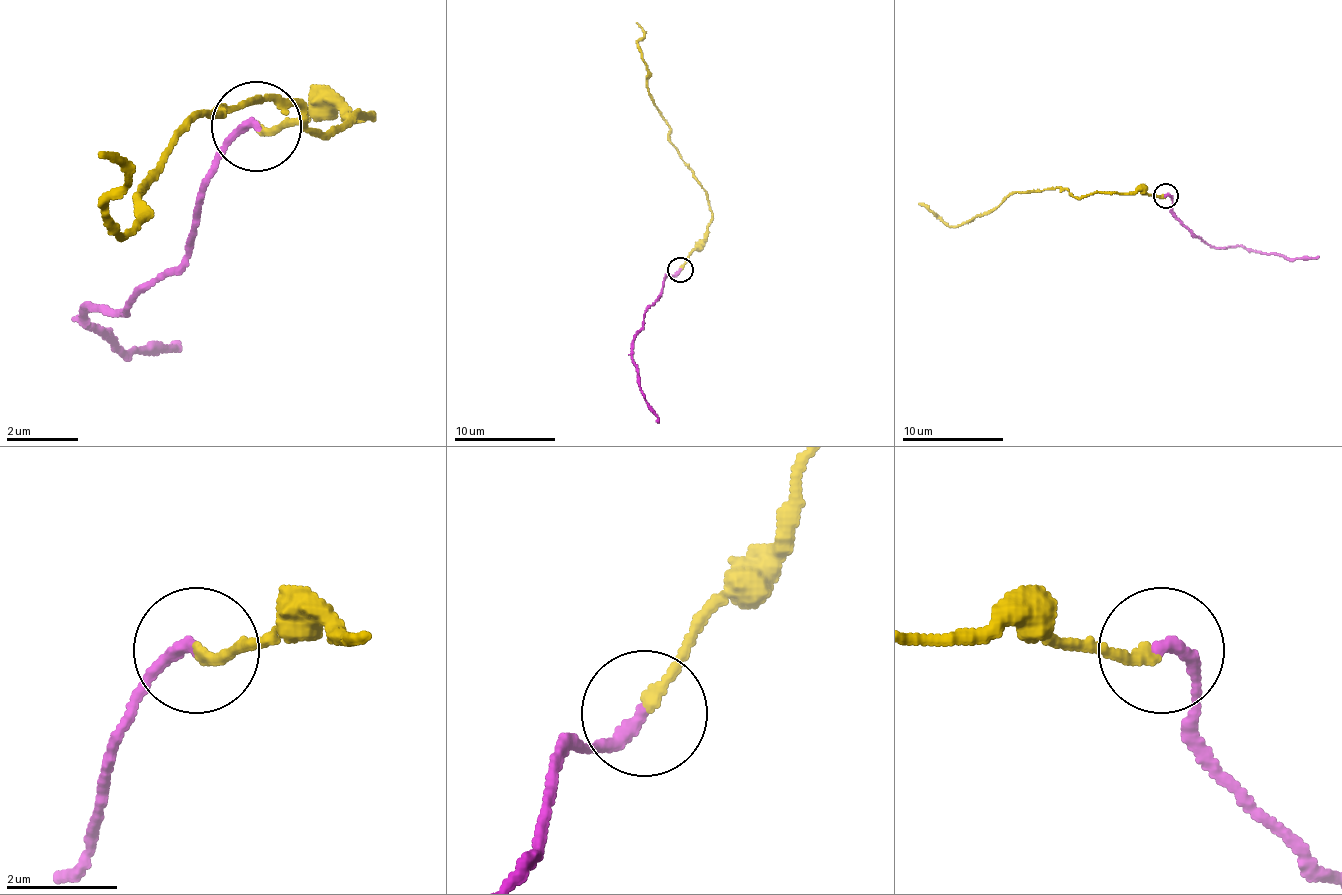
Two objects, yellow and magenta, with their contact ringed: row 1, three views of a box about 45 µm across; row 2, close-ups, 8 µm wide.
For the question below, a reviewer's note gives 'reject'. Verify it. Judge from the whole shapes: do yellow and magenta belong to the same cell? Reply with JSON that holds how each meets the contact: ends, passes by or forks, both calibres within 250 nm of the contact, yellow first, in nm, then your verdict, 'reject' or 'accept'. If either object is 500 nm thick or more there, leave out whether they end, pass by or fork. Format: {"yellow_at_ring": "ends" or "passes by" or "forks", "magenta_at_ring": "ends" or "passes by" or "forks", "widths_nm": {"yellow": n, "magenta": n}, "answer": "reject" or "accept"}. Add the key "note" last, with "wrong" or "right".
{"yellow_at_ring": "ends", "magenta_at_ring": "ends", "widths_nm": {"yellow": 190, "magenta": 240}, "answer": "accept", "note": "wrong"}

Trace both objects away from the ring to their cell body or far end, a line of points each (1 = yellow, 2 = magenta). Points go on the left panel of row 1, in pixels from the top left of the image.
1: (259, 133), (367, 115), (313, 133), (259, 97), (196, 115), (124, 232), (106, 205), (124, 169), (97, 151)
2: (259, 124), (223, 151), (178, 268), (124, 313), (88, 304), (88, 322), (124, 349), (178, 340)

